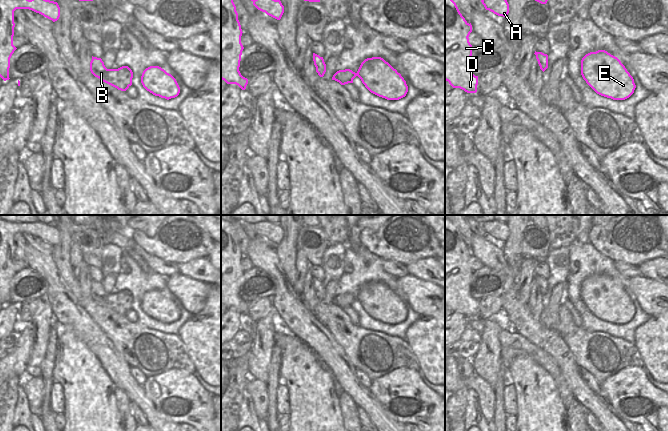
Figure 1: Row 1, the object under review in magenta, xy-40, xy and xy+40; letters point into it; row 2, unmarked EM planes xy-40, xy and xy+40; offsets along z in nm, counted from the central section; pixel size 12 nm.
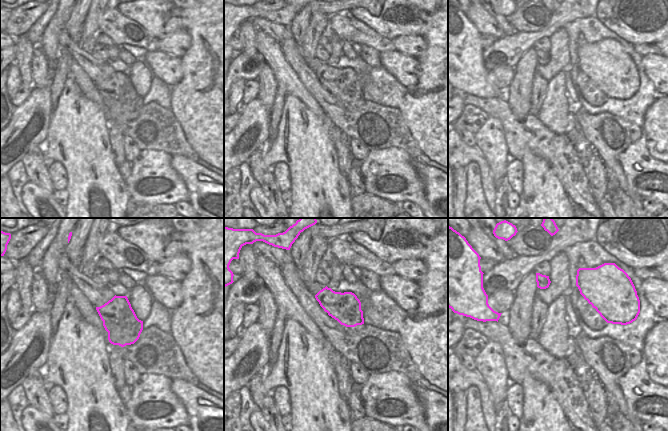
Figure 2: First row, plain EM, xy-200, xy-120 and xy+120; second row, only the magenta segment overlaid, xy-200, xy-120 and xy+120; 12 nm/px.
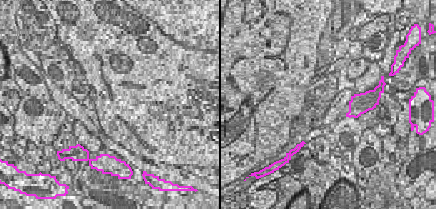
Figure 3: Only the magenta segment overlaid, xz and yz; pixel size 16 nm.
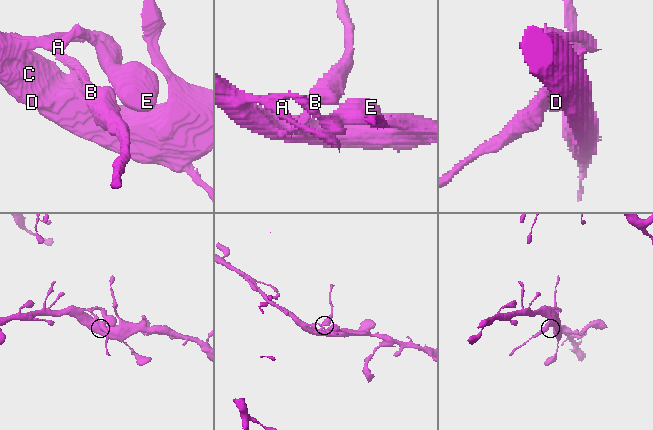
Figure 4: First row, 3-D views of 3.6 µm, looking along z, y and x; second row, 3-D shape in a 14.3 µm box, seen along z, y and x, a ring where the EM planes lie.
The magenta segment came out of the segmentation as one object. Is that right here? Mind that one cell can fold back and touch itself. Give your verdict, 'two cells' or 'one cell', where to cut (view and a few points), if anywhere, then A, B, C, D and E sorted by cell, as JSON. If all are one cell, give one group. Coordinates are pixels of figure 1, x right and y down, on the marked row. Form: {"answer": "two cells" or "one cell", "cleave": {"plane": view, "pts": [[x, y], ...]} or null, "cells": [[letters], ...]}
{"answer": "one cell", "cleave": null, "cells": [["A", "B", "C", "D", "E"]]}

